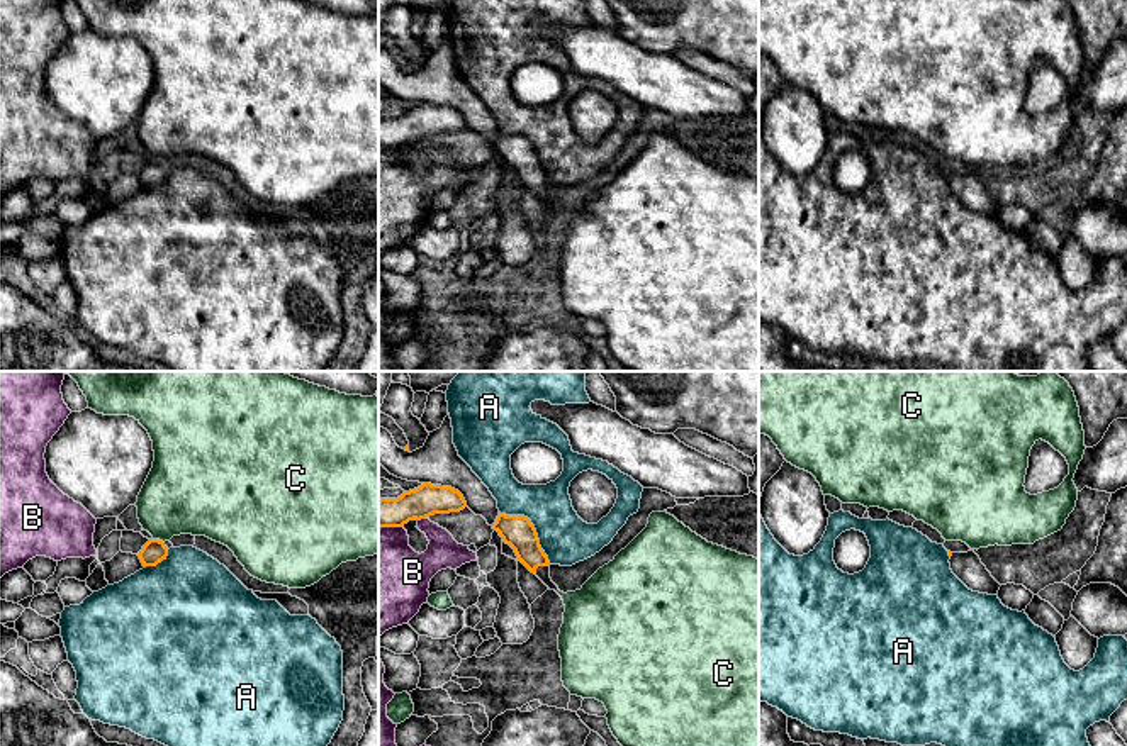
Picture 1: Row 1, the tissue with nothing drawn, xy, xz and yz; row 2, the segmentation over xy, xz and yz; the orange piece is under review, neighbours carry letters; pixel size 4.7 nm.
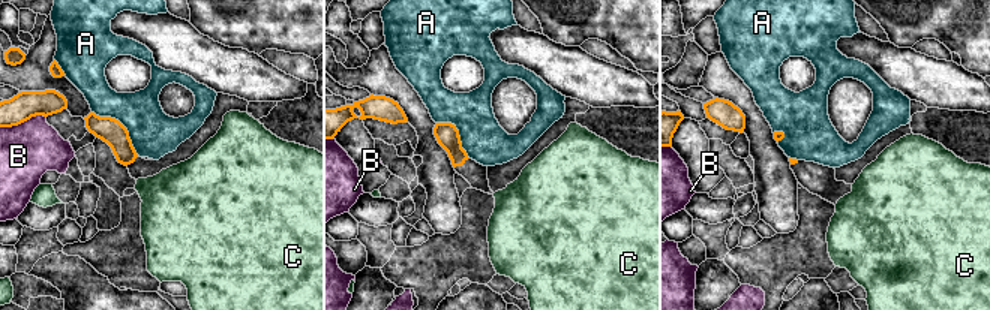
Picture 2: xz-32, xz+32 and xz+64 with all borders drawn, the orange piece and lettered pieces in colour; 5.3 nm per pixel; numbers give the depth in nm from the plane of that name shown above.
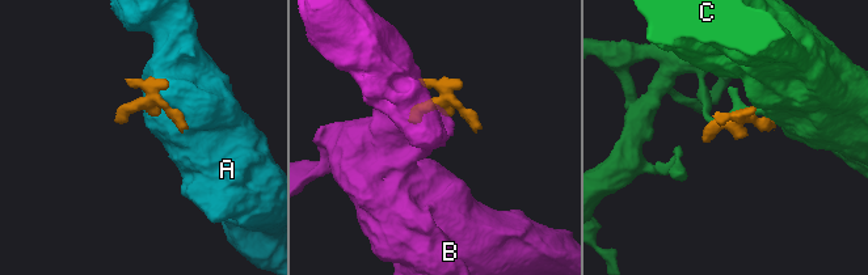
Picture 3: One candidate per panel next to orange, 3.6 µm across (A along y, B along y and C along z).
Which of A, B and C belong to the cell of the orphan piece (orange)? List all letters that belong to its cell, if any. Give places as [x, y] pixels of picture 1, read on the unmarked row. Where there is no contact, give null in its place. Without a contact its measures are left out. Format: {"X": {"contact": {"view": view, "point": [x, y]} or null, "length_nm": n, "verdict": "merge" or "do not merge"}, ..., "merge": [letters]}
{"A": {"contact": {"view": "xz", "point": [533, 148]}, "length_nm": 360, "verdict": "do not merge"}, "B": {"contact": {"view": "xz", "point": [421, 138]}, "length_nm": 50, "verdict": "do not merge"}, "C": {"contact": {"view": "xy", "point": [158, 160]}, "length_nm": 60, "verdict": "do not merge"}, "merge": []}

